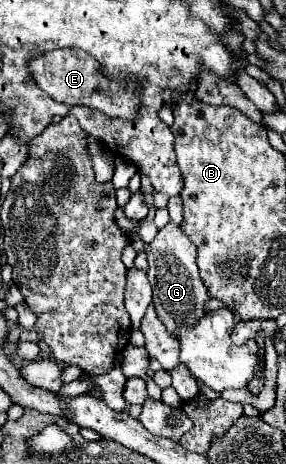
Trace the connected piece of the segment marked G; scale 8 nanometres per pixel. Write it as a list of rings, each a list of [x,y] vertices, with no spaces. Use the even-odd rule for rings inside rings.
[[[169,220],[163,228],[159,228],[151,244],[145,244],[135,234],[131,234],[129,240],[137,252],[141,250],[147,252],[147,260],[149,260],[147,276],[153,286],[153,304],[155,304],[157,316],[169,330],[175,330],[175,326],[181,326],[183,322],[195,322],[199,314],[205,314],[205,302],[209,300],[209,294],[207,294],[207,288],[203,288],[203,282],[199,278],[199,270],[195,262],[197,248],[195,244],[191,244],[191,240],[185,236],[185,232],[177,224]]]

